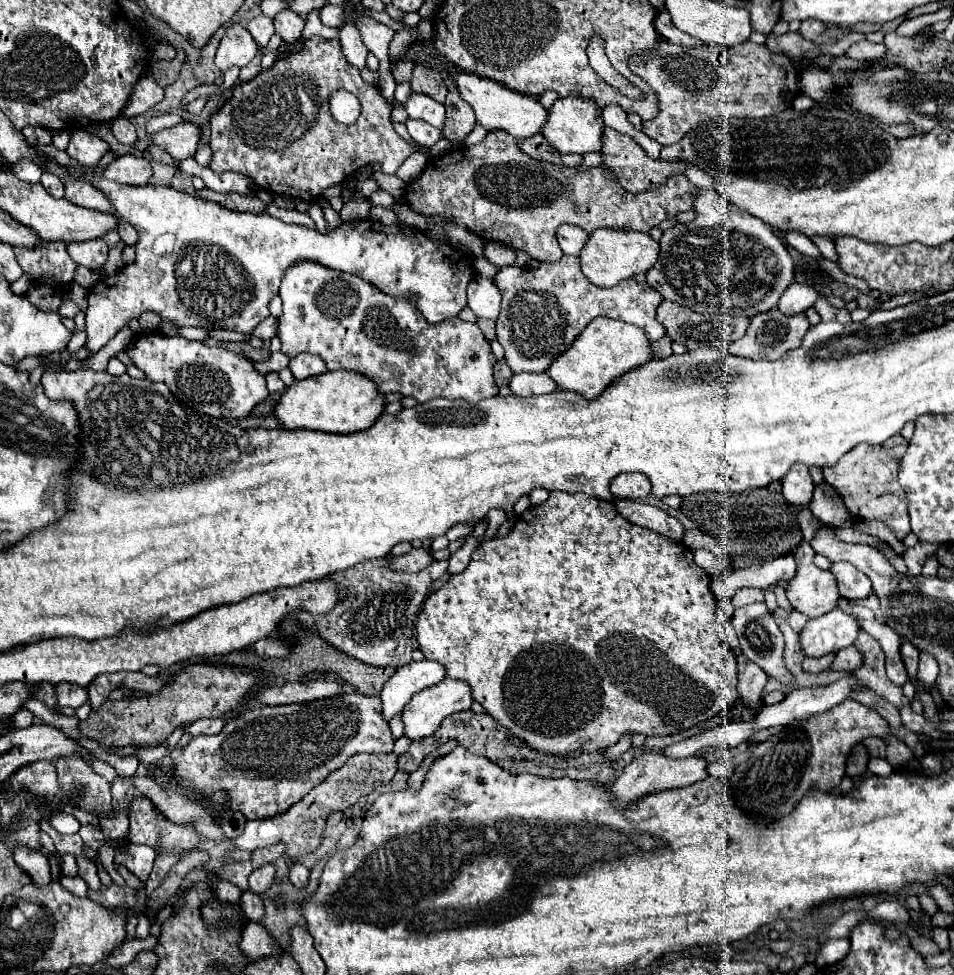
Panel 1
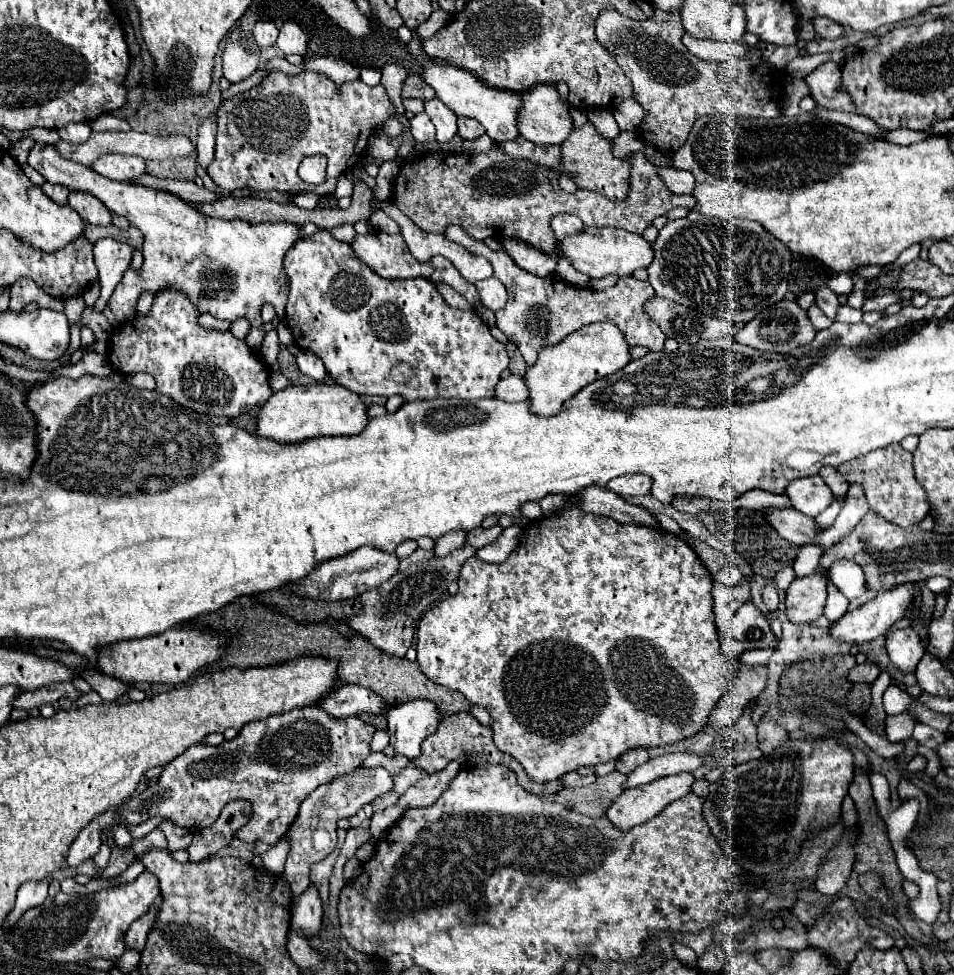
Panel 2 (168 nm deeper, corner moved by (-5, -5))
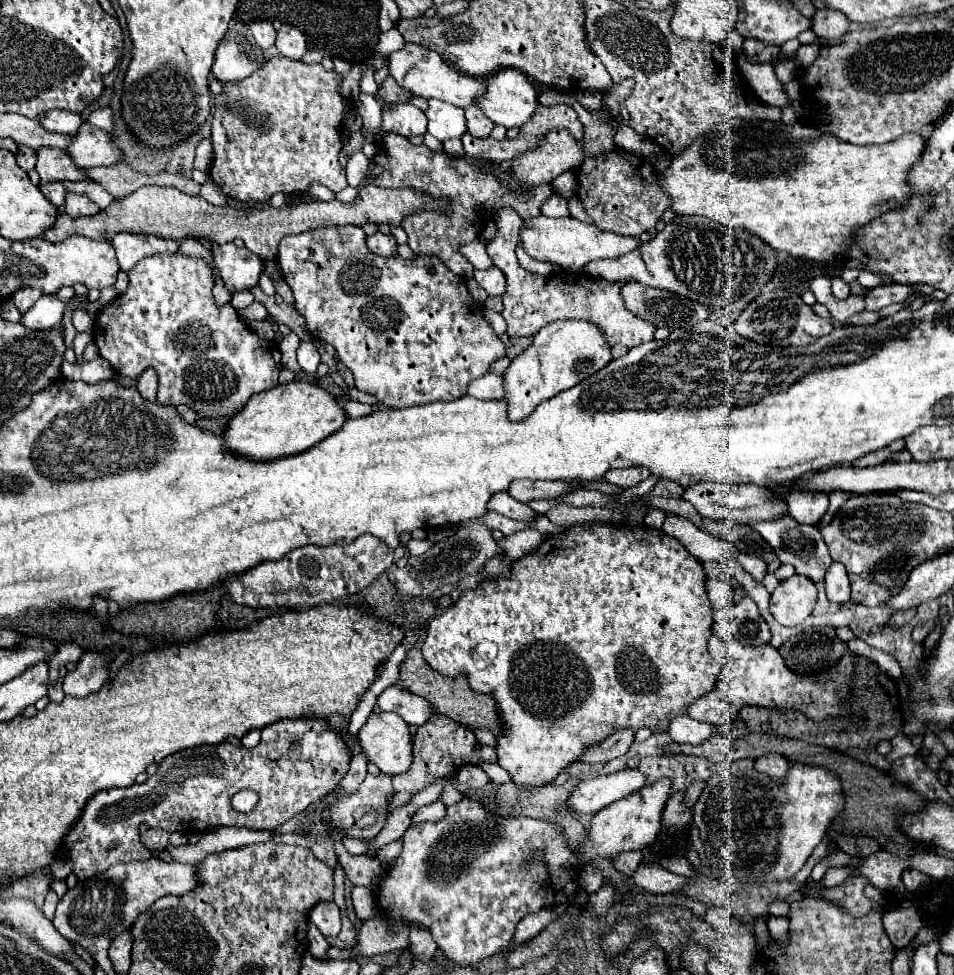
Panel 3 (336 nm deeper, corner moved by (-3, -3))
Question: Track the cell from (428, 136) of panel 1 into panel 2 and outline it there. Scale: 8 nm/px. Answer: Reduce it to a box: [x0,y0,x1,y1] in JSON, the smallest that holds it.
[410,113,434,143]

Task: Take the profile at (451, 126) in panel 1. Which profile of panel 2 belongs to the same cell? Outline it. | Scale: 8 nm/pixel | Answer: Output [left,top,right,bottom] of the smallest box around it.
[458,117,486,139]

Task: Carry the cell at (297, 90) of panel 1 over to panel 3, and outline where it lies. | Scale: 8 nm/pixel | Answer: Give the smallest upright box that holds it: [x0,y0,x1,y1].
[210,57,352,203]

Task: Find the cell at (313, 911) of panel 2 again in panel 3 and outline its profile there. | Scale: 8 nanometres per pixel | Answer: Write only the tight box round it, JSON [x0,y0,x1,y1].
[308,921,330,959]

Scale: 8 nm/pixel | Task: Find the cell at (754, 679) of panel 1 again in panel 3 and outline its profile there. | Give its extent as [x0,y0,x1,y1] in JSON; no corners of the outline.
[754,755,788,779]

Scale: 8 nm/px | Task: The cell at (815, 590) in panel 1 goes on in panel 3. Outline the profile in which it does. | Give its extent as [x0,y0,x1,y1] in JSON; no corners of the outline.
[770,575,818,627]

